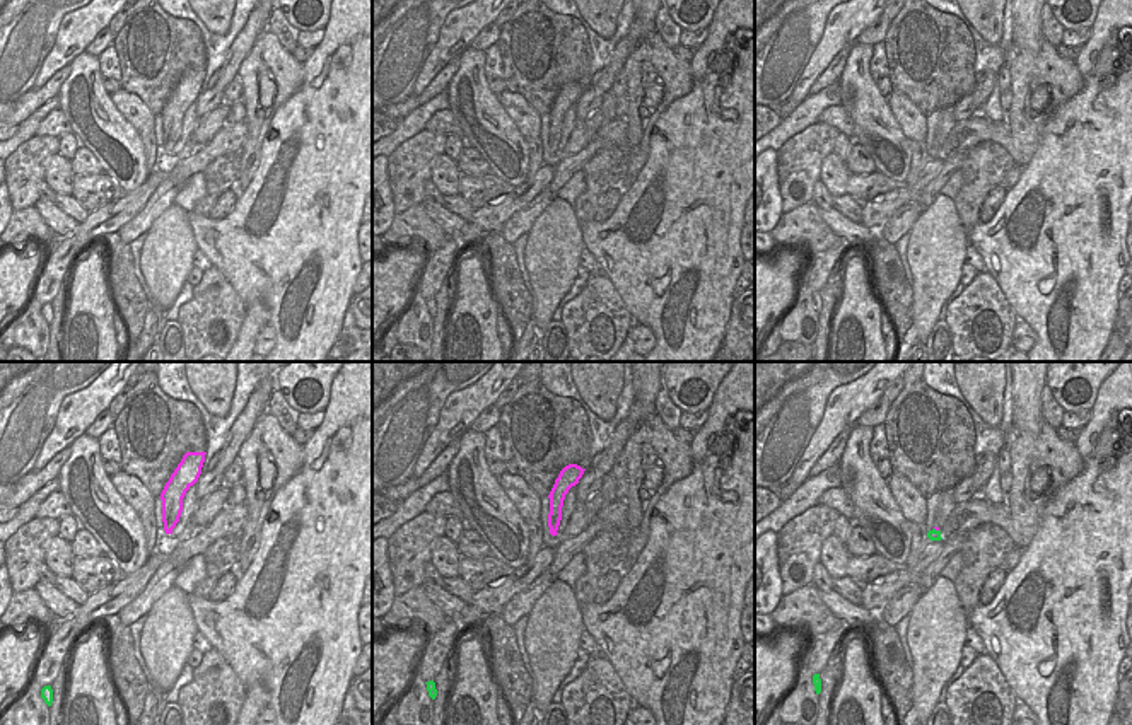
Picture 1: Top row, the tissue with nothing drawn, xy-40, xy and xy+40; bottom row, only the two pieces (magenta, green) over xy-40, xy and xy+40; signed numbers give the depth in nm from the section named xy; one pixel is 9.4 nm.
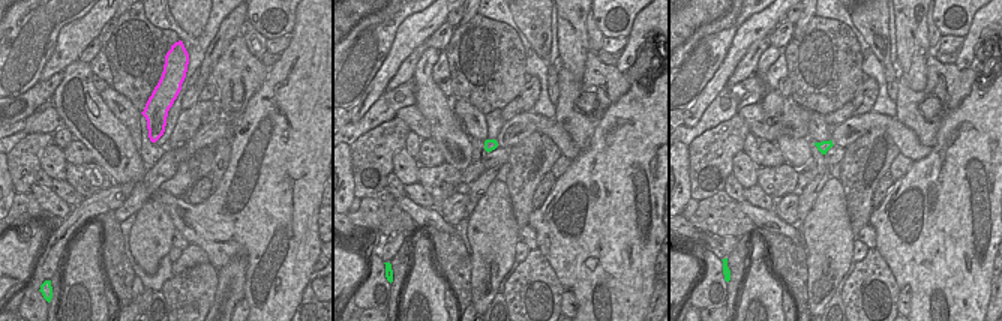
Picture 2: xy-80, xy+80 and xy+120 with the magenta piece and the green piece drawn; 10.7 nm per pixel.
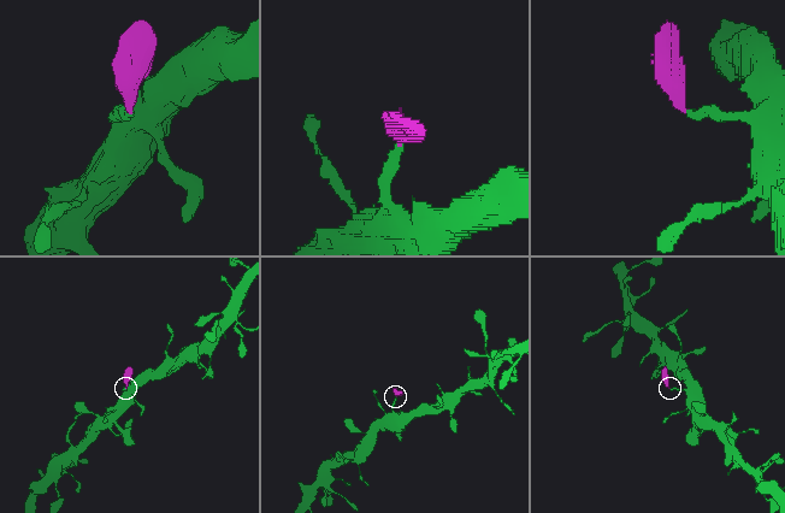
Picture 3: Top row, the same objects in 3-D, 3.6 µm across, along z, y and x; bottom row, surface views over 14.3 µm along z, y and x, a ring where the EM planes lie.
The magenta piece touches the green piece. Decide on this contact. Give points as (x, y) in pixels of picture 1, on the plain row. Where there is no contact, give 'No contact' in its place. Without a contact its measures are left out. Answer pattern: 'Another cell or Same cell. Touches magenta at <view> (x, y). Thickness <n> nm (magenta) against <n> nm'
Same cell. Touches magenta at xy+40 (936, 147). Thickness 30 nm (magenta) against 100 nm

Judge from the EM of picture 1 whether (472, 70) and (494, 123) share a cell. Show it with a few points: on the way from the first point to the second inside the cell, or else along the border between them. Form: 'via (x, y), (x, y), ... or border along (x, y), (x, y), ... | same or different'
via (473, 84), (473, 99), (482, 110) | same

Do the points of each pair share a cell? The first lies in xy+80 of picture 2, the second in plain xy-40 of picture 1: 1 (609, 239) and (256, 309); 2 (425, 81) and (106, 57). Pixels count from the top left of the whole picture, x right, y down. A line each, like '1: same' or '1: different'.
1: different
2: different

